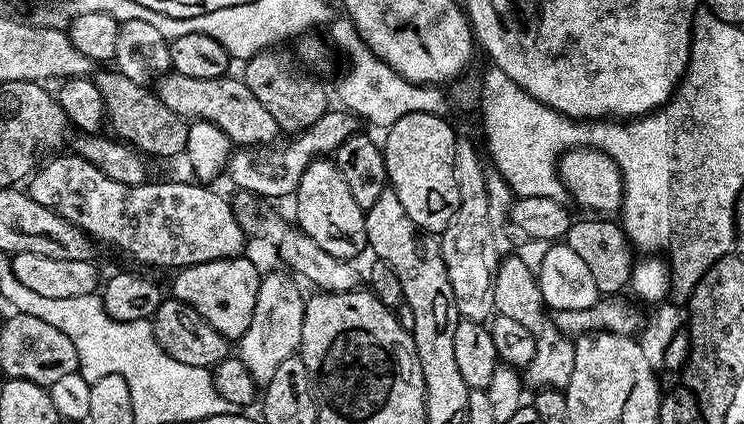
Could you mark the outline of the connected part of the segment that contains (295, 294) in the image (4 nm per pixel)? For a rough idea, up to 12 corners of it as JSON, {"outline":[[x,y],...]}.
{"outline":[[265,271],[238,341],[260,386],[297,355],[306,296],[287,271]]}

